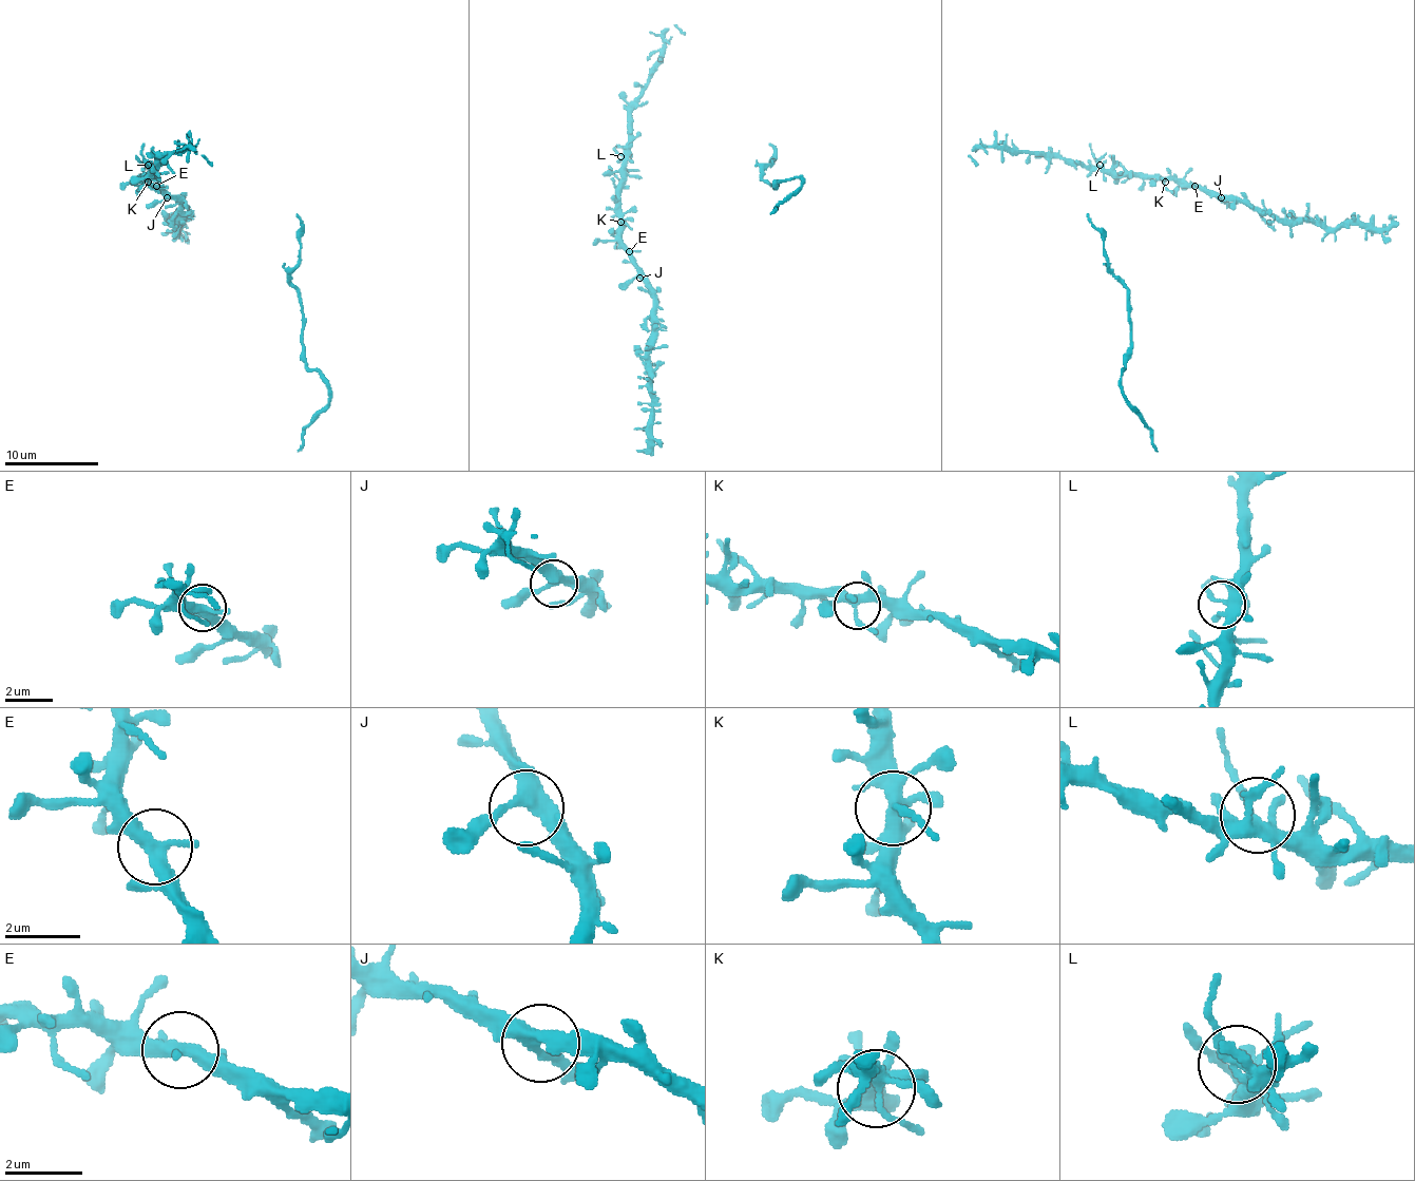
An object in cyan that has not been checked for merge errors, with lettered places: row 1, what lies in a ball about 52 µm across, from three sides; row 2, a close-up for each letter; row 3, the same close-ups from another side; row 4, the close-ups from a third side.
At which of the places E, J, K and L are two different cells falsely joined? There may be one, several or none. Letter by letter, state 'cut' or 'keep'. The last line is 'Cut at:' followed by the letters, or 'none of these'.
E: keep
J: keep
K: keep
L: keep
Cut at: none of these

